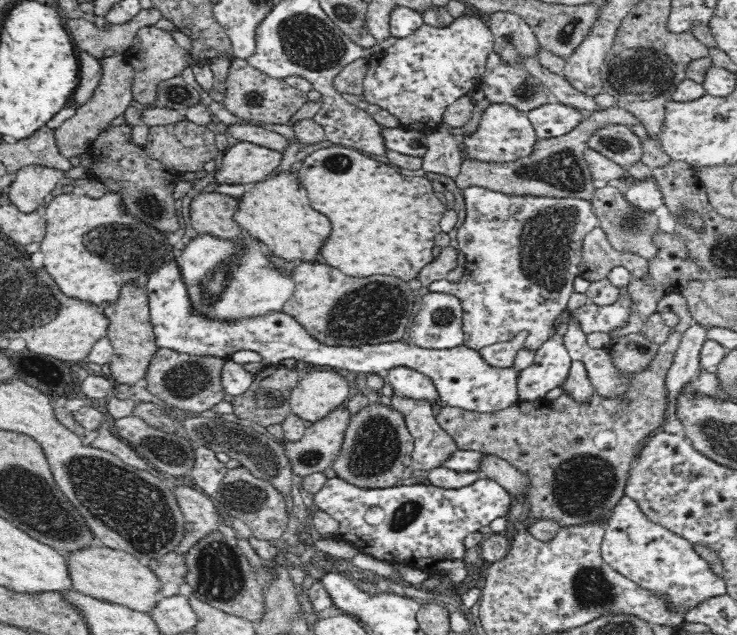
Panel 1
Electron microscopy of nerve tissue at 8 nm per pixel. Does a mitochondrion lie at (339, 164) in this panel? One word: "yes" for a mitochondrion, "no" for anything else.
yes

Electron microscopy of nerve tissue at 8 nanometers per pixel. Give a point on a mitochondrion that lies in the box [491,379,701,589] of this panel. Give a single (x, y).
(582, 484)

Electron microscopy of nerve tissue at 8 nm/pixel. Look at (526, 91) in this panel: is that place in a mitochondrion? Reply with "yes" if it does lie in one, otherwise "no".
yes

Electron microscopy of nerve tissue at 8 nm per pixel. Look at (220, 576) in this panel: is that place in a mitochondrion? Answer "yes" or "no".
yes

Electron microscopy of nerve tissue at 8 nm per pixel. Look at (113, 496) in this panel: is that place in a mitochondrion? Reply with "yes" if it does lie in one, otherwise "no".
yes

